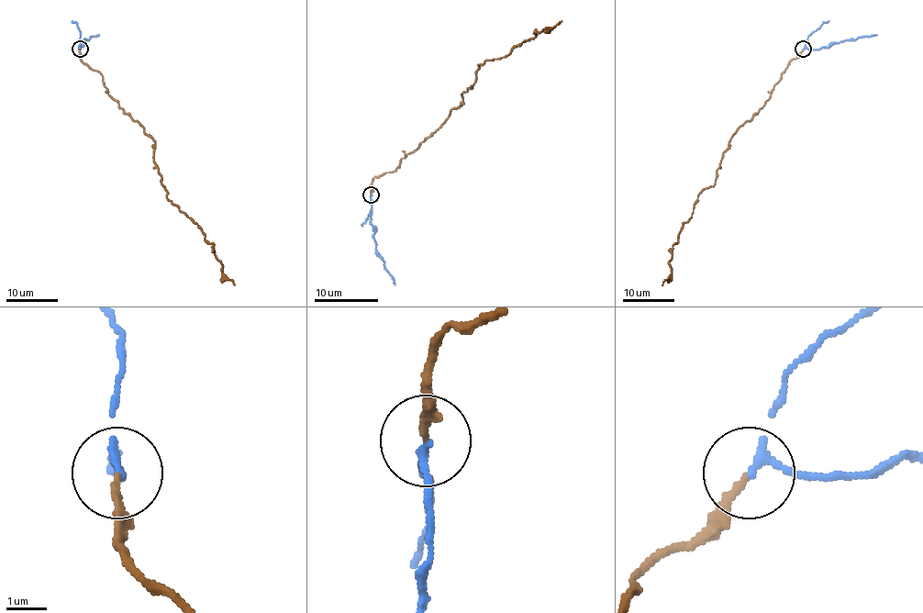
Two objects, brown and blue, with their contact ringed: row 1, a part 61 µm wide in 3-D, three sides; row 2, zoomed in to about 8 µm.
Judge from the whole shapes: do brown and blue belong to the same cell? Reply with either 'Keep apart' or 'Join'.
Join

